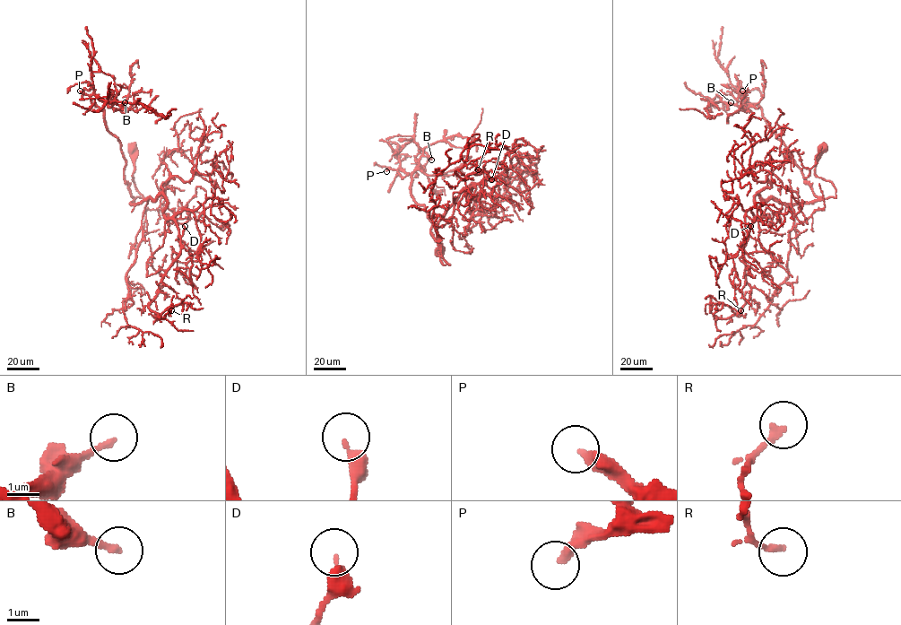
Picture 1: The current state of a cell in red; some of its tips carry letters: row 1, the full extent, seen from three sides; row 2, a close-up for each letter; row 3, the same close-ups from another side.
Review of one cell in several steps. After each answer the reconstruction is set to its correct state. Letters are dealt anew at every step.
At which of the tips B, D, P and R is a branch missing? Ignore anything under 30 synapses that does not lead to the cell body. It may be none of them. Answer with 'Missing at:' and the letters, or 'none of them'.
Missing at: P

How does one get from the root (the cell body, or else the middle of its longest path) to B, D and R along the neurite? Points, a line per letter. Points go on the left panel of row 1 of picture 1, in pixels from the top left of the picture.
B: (132, 148), (133, 181), (142, 196), (134, 199), (125, 180), (121, 143), (104, 118), (106, 103), (125, 102)
D: (132, 148), (133, 181), (142, 197), (130, 203), (161, 194), (164, 215), (181, 236), (185, 226)
R: (132, 148), (142, 197), (130, 203), (161, 194), (164, 215), (178, 230), (179, 256), (149, 305), (171, 310)

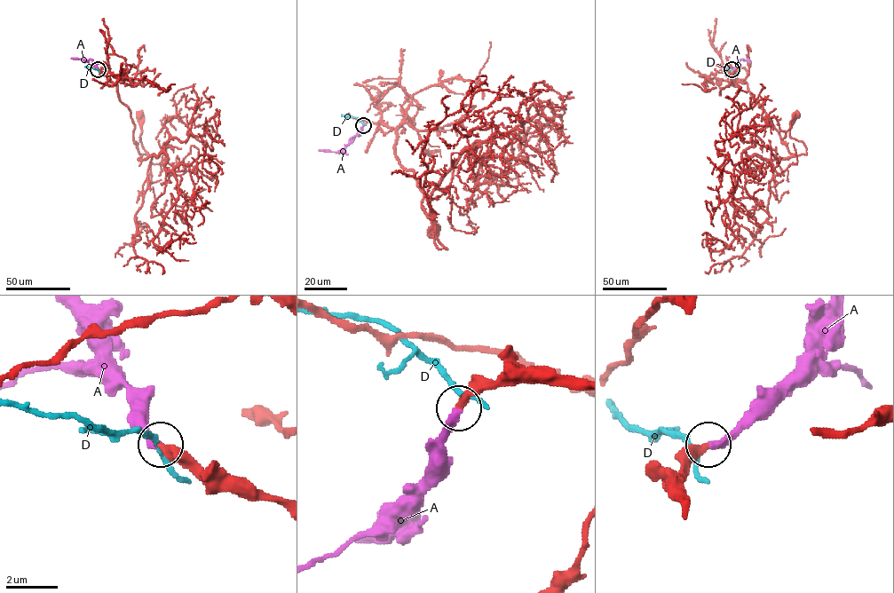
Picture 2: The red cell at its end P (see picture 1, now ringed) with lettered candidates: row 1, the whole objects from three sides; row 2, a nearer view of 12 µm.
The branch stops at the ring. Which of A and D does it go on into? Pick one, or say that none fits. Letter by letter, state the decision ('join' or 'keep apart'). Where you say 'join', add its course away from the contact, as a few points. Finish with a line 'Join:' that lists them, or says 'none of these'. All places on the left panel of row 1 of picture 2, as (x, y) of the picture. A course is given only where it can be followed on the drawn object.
A: join | via (98, 70), (91, 59), (71, 58)
D: keep apart
Join: A

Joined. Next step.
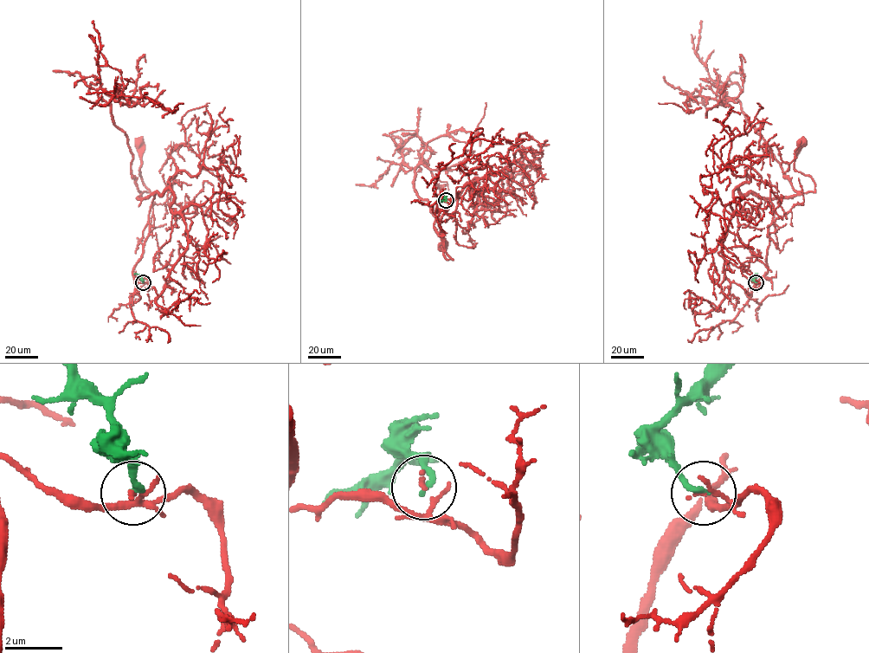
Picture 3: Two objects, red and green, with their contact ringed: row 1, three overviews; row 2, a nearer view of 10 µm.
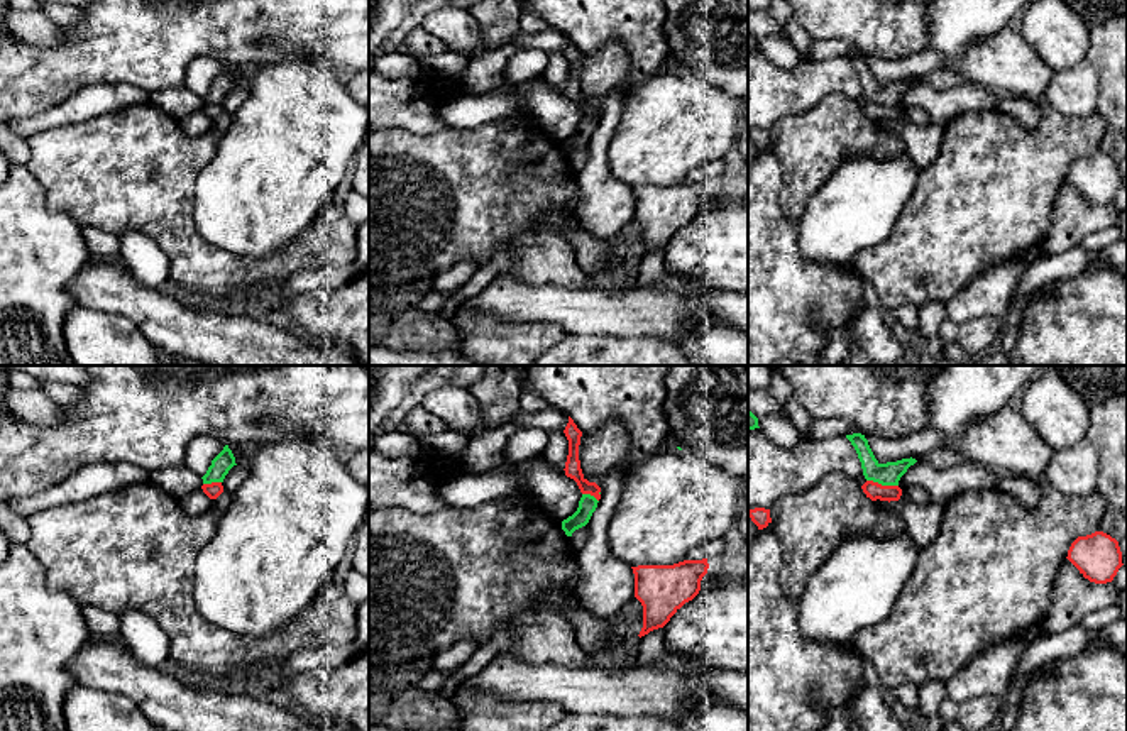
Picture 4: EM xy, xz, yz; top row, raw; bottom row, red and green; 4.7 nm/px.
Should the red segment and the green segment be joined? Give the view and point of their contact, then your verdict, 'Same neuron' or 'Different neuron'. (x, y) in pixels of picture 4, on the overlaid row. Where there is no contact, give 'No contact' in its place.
Touches red at yz (880, 484). Different neuron

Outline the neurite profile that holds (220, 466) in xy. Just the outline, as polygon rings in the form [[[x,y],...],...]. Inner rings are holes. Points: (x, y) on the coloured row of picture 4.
[[[225,445],[223,450],[212,460],[206,474],[201,477],[203,484],[223,482],[225,475],[234,465],[237,465],[235,457],[228,445]]]

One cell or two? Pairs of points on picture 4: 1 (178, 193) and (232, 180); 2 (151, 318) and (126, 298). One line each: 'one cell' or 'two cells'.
1: two cells
2: one cell

